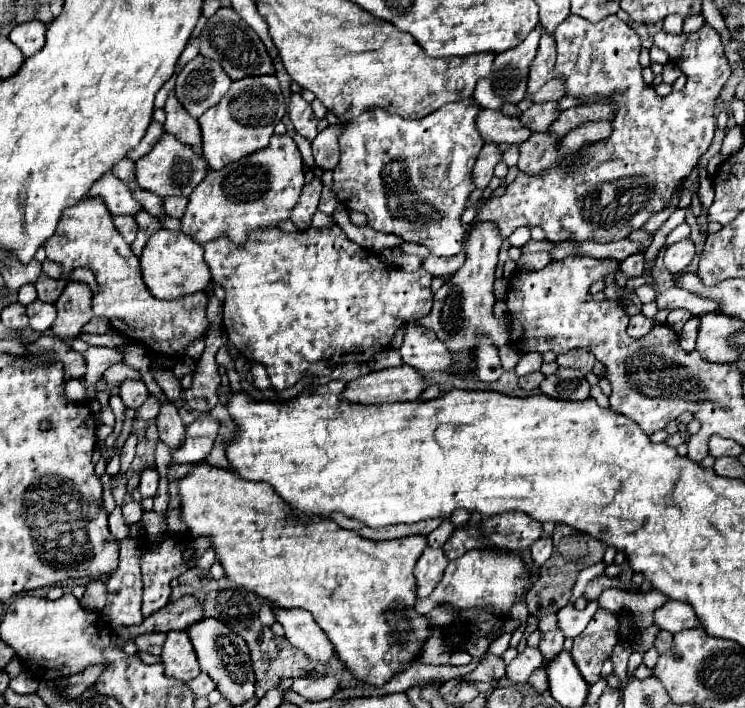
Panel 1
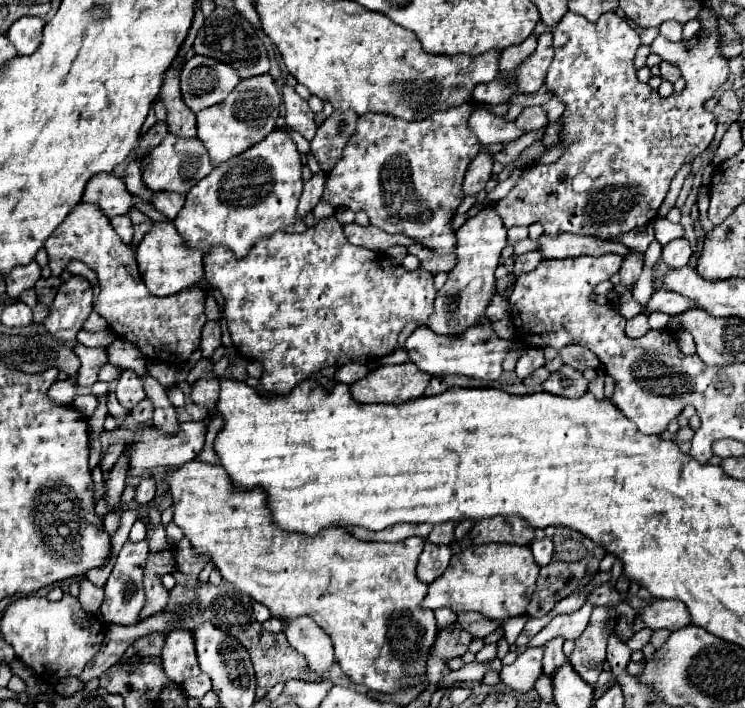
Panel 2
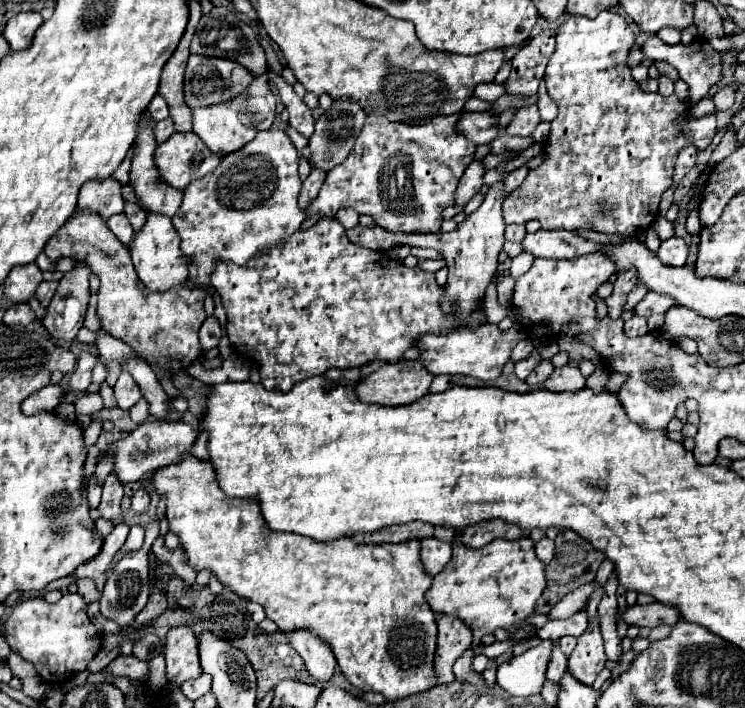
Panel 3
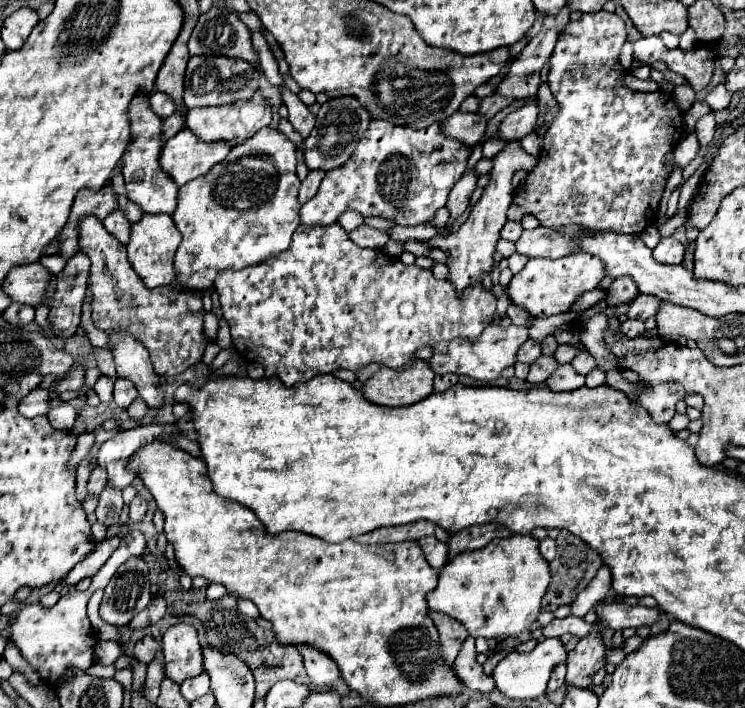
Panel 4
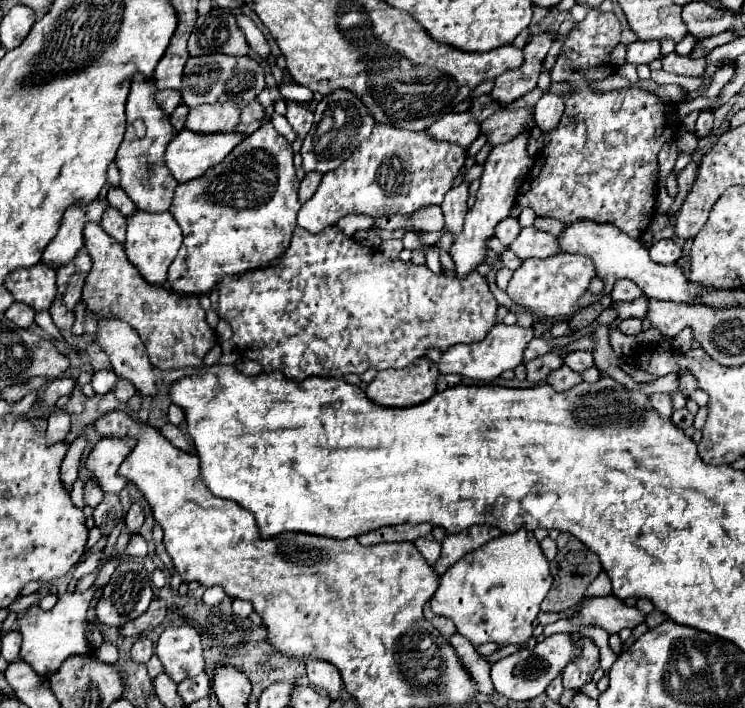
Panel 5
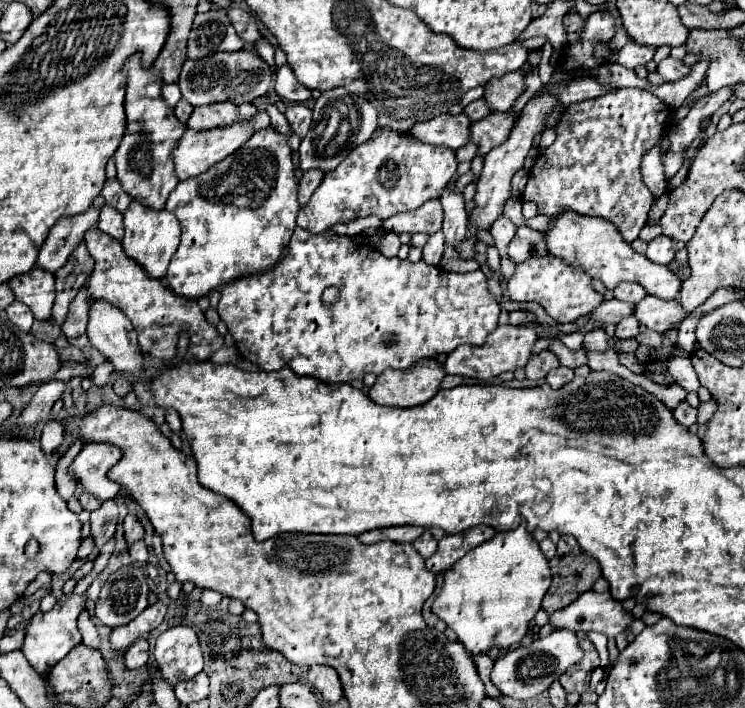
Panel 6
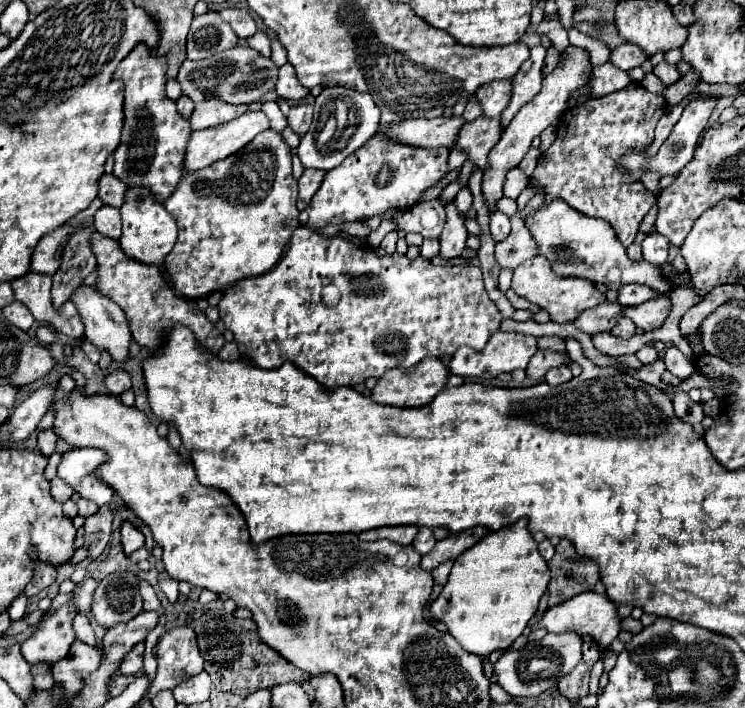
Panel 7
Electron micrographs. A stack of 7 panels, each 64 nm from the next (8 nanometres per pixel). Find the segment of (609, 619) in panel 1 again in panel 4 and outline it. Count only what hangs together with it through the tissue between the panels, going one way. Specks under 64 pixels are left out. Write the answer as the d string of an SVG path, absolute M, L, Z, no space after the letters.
M596 632L580 638L578 646L568 654L566 684L588 688L592 684L592 676L604 666L604 652L606 648Z

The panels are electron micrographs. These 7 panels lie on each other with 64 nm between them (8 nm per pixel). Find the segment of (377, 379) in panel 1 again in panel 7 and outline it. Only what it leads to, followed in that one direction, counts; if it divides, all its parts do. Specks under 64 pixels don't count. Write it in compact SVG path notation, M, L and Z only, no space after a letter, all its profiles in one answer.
M424 358L422 362L418 362L418 366L410 368L410 370L402 370L402 368L394 368L394 370L386 370L386 374L378 380L376 388L372 390L372 400L378 404L388 404L388 406L426 406L434 400L434 396L446 388L450 370L448 366L440 360L440 358Z

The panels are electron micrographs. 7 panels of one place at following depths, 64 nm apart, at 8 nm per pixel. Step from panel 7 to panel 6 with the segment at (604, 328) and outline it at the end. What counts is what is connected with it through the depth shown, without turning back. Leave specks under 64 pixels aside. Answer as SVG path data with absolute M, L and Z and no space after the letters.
M604 300L596 310L592 310L588 324L598 324L598 326L606 328L608 324L616 324L622 318L630 316L634 312L634 308L636 308L634 304L626 304L620 300L608 300L608 302Z

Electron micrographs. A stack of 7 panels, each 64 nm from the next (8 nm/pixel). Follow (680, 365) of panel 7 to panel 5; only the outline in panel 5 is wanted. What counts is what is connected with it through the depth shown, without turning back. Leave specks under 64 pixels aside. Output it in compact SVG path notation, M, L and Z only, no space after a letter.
M680 370L680 372L678 372L678 378L680 378L680 390L682 390L684 396L690 396L692 392L698 390L696 376L694 376L690 370Z

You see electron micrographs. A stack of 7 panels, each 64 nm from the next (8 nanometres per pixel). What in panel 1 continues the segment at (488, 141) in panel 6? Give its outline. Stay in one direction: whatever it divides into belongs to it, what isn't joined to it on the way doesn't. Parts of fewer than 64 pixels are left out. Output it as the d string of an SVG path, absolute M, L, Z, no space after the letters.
M546 102L546 104L532 104L522 116L520 120L526 122L526 126L530 126L532 132L546 132L550 122L554 122L558 118L558 110L556 110L556 102Z

